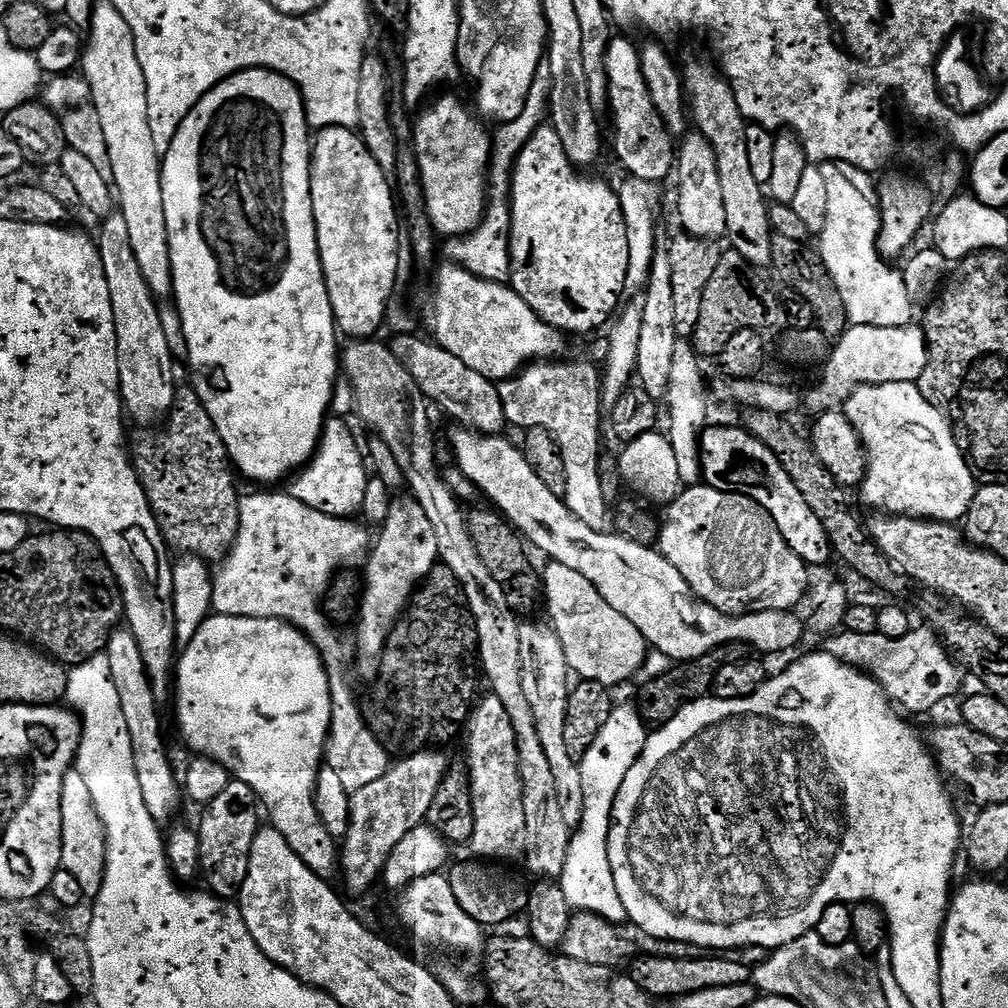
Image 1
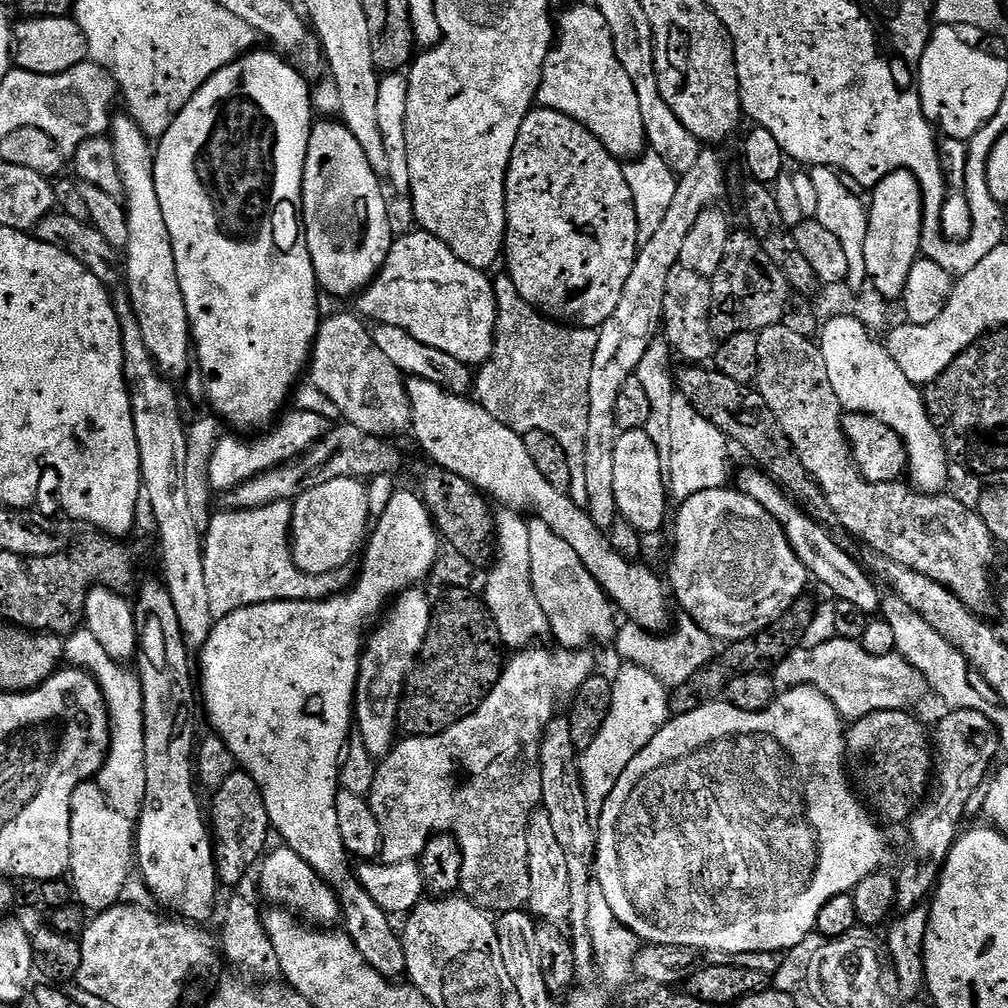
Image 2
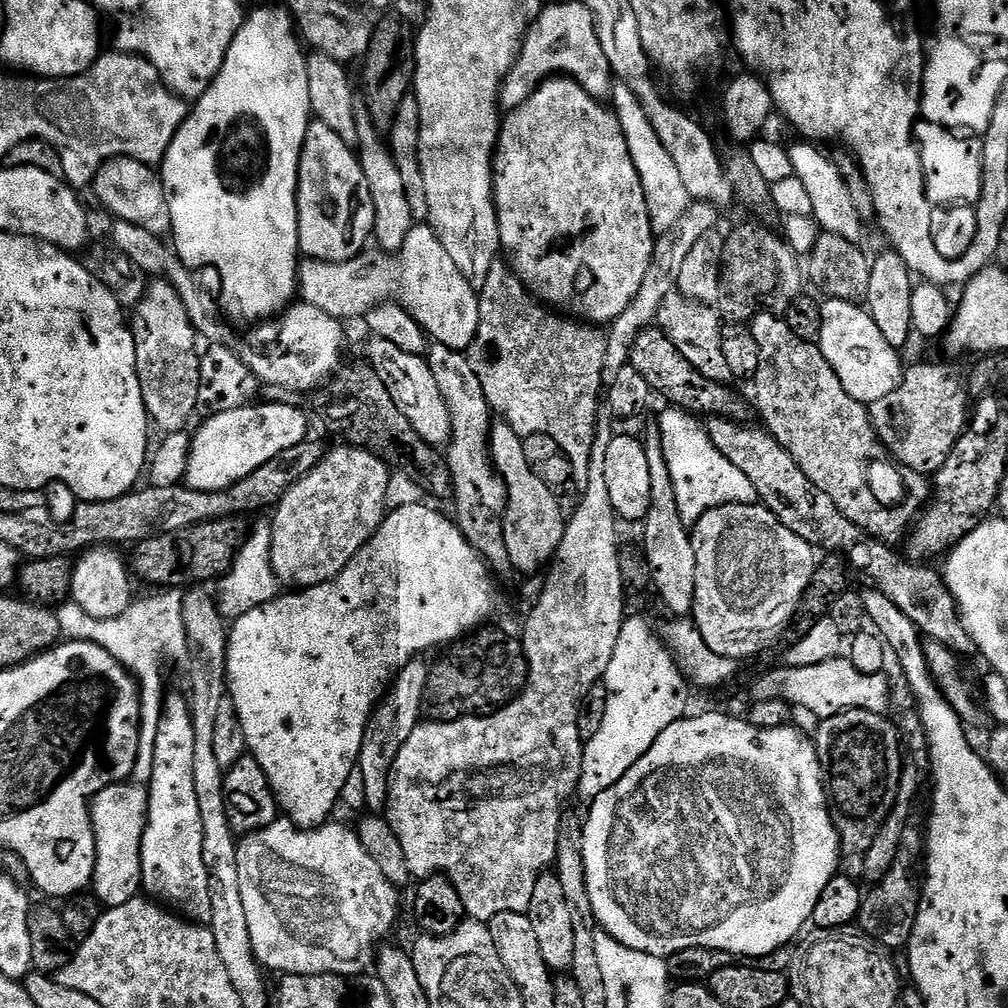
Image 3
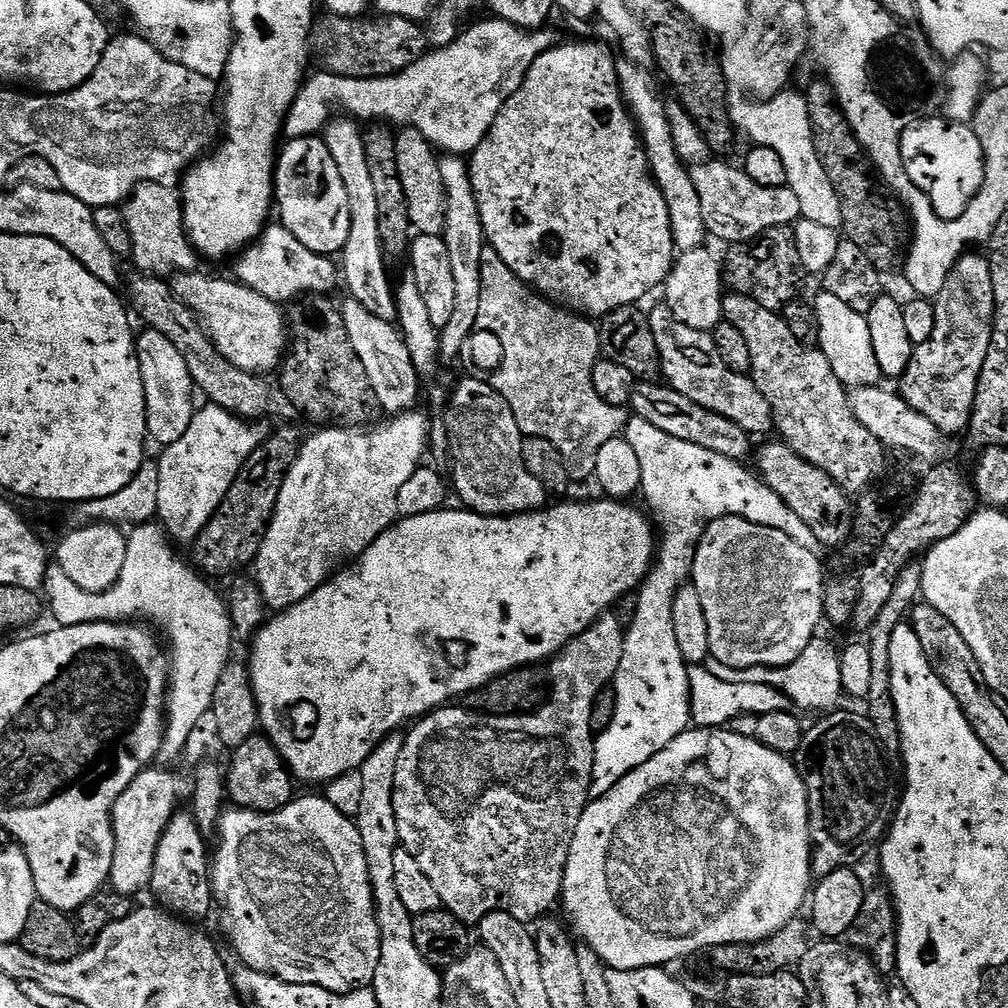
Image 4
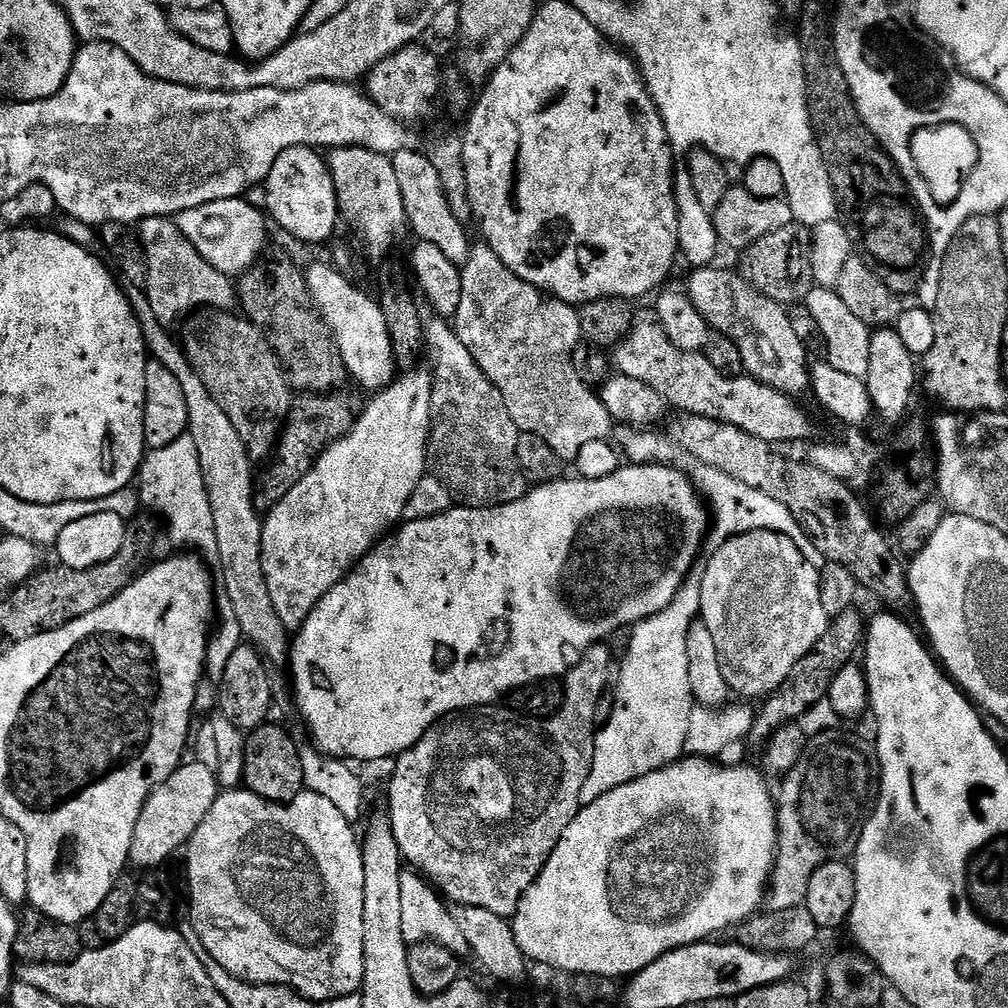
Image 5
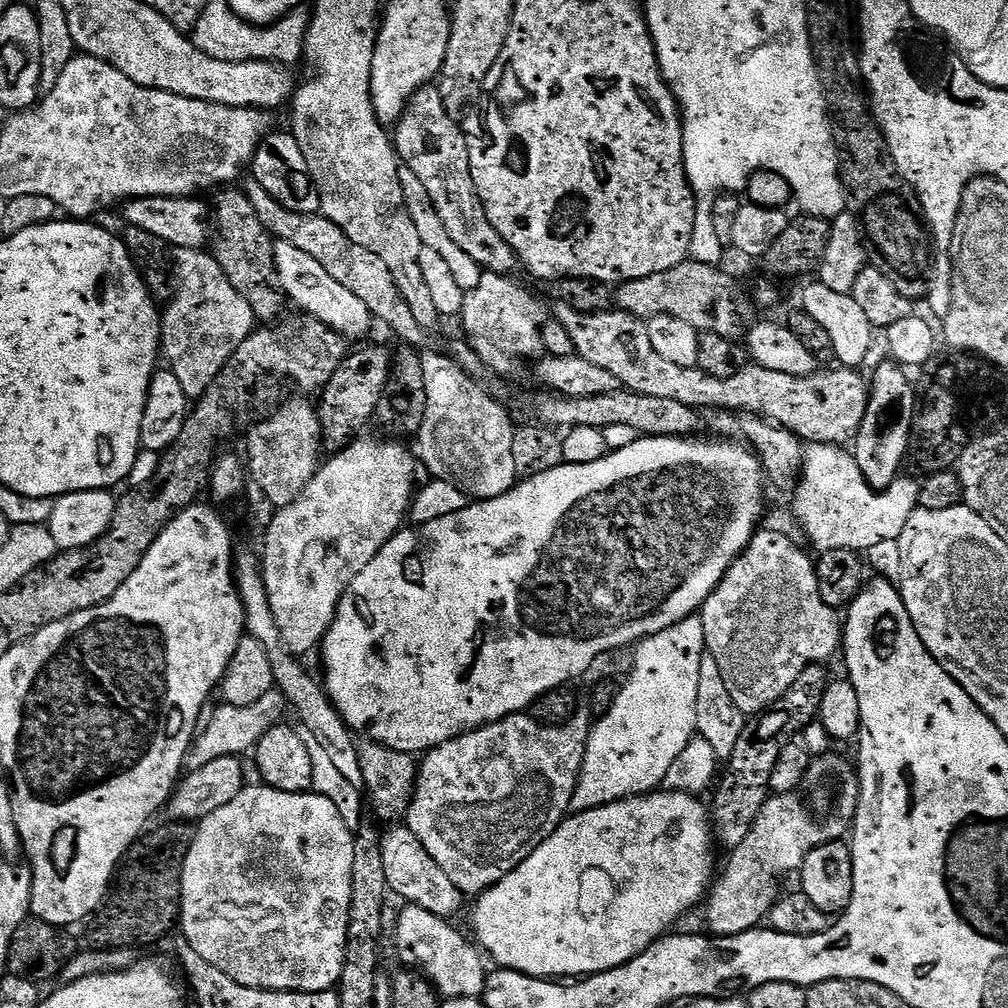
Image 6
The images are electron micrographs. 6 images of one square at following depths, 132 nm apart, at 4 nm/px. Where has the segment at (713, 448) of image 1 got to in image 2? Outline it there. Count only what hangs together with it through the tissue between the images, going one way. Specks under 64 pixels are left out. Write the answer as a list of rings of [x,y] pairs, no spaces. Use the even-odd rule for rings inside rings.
[[[755,466],[747,467],[741,470],[735,487],[742,494],[754,498],[754,502],[762,505],[782,525],[790,546],[798,554],[798,558],[807,570],[809,577],[817,585],[828,587],[836,600],[854,602],[854,606],[858,606],[862,611],[869,614],[879,613],[882,592],[876,589],[877,581],[869,575],[866,568],[866,573],[864,573],[863,566],[846,549],[840,548],[839,542],[824,529],[827,527],[823,523],[813,520],[803,508],[793,503],[784,489],[767,472]]]

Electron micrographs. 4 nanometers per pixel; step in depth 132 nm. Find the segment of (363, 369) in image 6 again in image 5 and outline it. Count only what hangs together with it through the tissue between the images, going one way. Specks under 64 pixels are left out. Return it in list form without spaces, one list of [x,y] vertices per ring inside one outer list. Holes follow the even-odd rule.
[[[333,390],[327,394],[300,394],[295,397],[288,423],[280,433],[278,455],[267,465],[269,468],[265,470],[264,477],[261,475],[258,480],[261,505],[277,504],[286,493],[294,490],[294,486],[298,486],[298,482],[302,482],[302,478],[306,478],[312,465],[335,440],[341,440],[351,432],[362,411],[362,400],[348,391]]]

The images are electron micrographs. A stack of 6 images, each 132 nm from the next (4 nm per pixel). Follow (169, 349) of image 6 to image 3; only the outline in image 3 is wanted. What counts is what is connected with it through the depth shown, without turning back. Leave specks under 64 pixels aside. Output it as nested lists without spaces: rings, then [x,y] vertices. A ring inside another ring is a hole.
[[[115,156],[100,167],[96,177],[92,179],[90,192],[97,196],[99,207],[112,213],[117,220],[125,220],[142,230],[150,230],[150,234],[164,238],[171,233],[170,210],[168,209],[168,195],[164,192],[164,182],[159,171],[153,165],[143,164],[129,156]]]

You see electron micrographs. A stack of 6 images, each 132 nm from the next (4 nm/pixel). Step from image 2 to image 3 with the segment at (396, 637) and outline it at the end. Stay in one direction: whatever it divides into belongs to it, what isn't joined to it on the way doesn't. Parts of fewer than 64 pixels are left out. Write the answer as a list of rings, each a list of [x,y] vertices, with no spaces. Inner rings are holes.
[[[413,658],[405,668],[396,673],[386,695],[373,708],[372,716],[364,727],[358,770],[362,774],[362,783],[366,785],[366,808],[369,813],[379,813],[387,805],[388,779],[394,758],[398,758],[398,750],[406,746],[406,738],[410,738],[416,725],[421,723],[424,691],[430,671],[429,665],[424,665],[422,661],[423,659]]]

